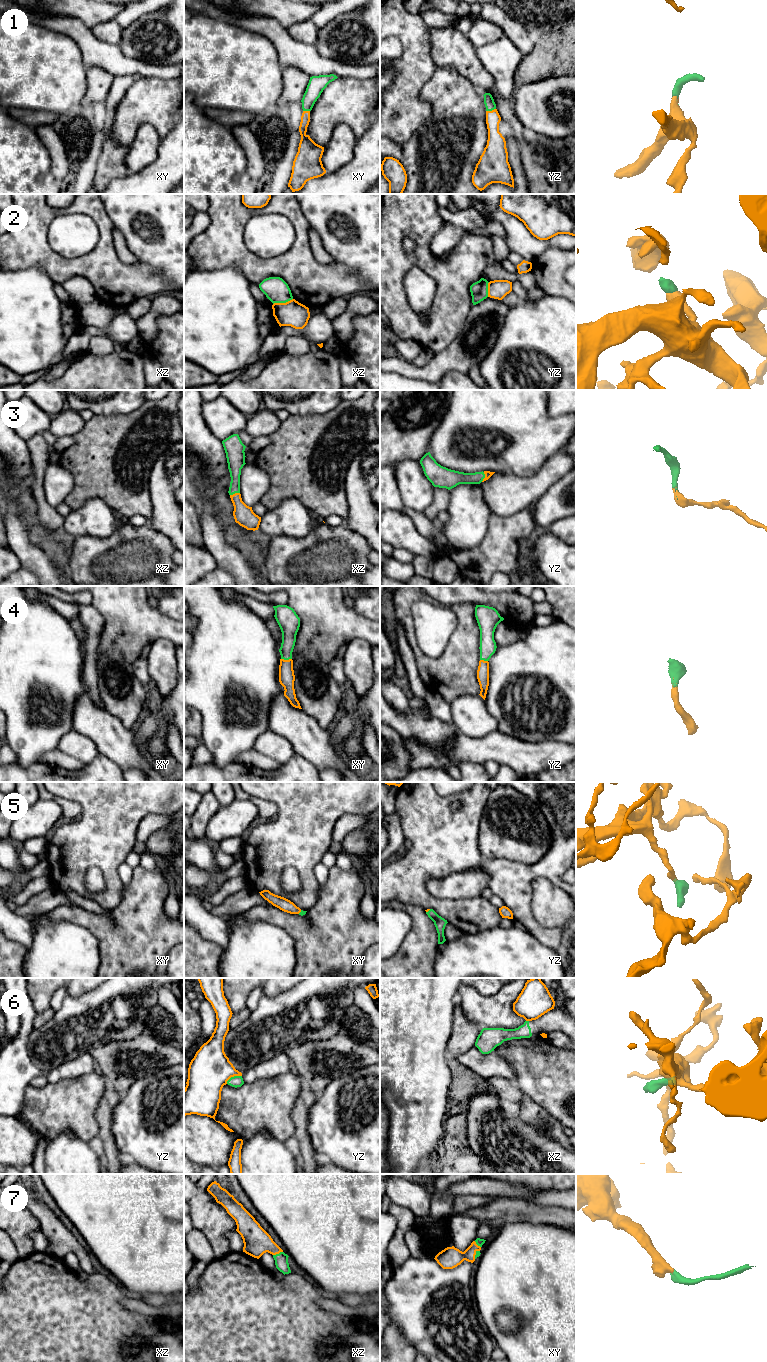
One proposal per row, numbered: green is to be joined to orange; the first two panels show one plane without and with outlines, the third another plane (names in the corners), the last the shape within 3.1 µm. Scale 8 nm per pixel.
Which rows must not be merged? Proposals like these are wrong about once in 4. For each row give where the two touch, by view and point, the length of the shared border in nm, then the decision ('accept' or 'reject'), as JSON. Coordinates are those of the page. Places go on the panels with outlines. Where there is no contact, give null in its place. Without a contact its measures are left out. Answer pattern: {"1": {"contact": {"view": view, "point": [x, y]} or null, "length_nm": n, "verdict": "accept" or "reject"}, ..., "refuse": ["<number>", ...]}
{"1": {"contact": {"view": "yz", "point": [490, 111]}, "length_nm": 80, "verdict": "accept"}, "2": {"contact": {"view": "xz", "point": [282, 303]}, "length_nm": 170, "verdict": "reject"}, "3": {"contact": {"view": "xz", "point": [235, 493]}, "length_nm": 80, "verdict": "accept"}, "4": {"contact": {"view": "xy", "point": [286, 660]}, "length_nm": 90, "verdict": "accept"}, "5": {"contact": {"view": "yz", "point": [428, 910]}, "length_nm": 50, "verdict": "accept"}, "6": {"contact": {"view": "yz", "point": [233, 1076]}, "length_nm": 140, "verdict": "reject"}, "7": {"contact": {"view": "xz", "point": [277, 1253]}, "length_nm": 90, "verdict": "accept"}, "refuse": ["2", "6"]}

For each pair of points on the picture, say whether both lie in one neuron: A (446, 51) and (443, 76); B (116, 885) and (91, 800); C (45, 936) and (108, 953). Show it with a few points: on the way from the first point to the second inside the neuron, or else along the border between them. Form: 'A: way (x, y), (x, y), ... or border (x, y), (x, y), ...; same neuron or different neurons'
A: border (438, 67), (453, 67), (464, 78); different neurons
B: way (108, 864), (106, 856), (106, 821); same neuron
C: border (87, 929), (97, 940), (100, 960), (99, 967); different neurons

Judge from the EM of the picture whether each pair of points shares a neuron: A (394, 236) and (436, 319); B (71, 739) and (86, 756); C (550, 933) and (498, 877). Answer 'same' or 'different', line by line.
A: same
B: same
C: same

